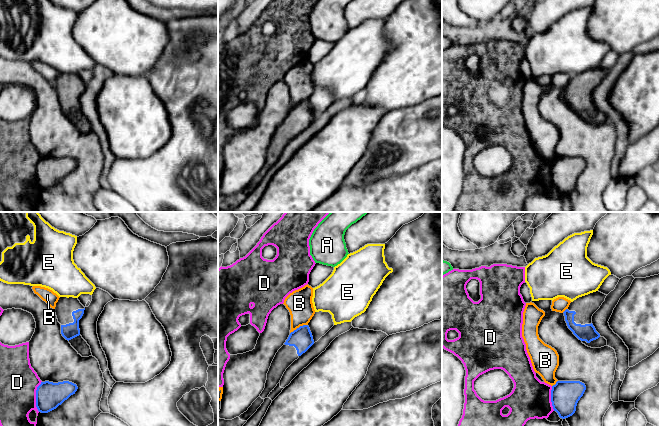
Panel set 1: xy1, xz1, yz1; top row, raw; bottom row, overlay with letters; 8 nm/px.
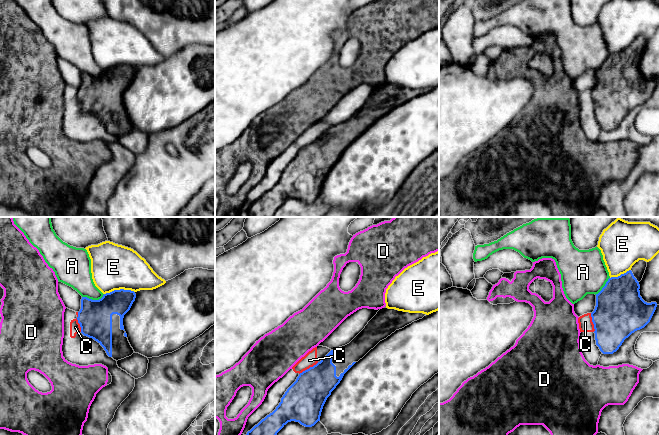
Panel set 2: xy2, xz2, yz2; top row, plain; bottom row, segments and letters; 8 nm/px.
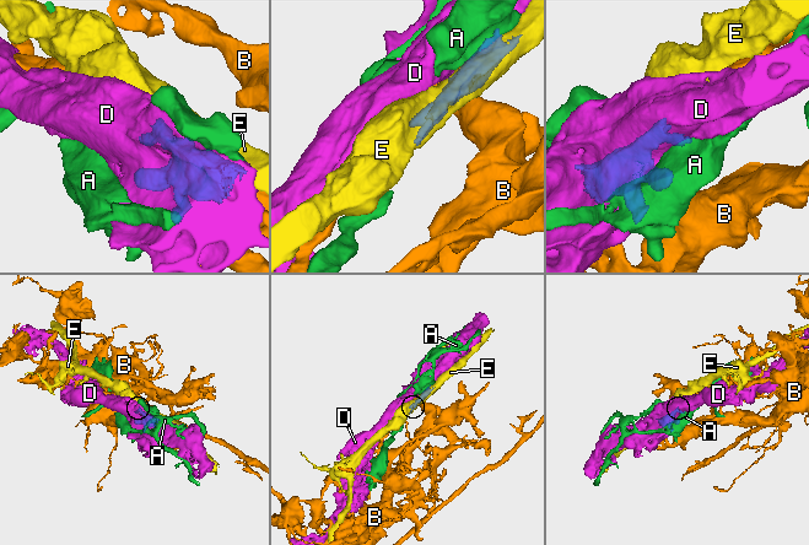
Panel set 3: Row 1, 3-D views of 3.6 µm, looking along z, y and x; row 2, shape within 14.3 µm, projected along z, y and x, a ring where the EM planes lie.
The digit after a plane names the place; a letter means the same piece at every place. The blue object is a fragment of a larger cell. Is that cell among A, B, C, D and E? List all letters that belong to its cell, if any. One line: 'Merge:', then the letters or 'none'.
Merge: none

